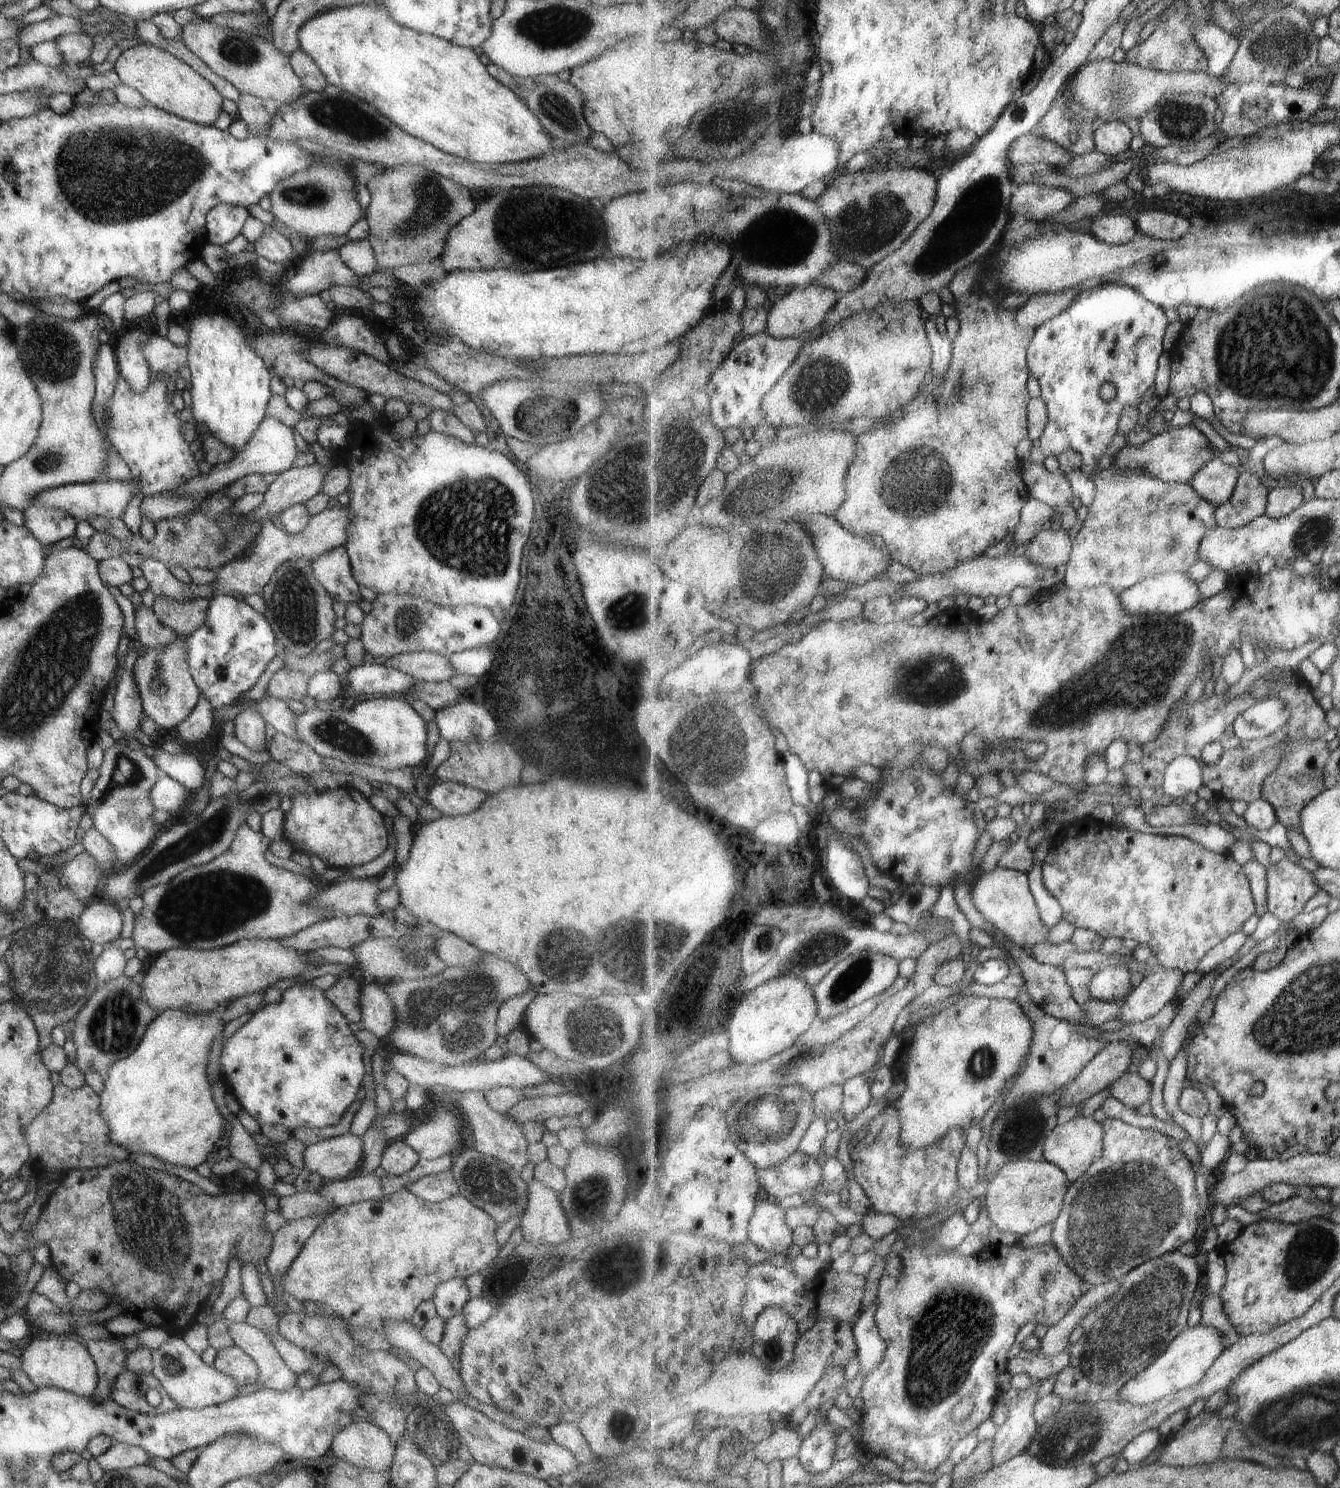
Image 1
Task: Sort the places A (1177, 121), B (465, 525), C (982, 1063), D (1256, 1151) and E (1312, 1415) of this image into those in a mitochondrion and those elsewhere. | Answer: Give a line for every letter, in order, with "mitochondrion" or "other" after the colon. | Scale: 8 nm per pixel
A: mitochondrion
B: mitochondrion
C: mitochondrion
D: other
E: mitochondrion

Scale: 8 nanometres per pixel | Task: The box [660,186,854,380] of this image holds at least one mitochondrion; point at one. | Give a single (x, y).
(783, 238)

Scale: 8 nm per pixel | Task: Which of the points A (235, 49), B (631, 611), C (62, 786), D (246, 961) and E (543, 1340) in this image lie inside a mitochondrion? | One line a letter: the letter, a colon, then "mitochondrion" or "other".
A: mitochondrion
B: mitochondrion
C: other
D: other
E: other

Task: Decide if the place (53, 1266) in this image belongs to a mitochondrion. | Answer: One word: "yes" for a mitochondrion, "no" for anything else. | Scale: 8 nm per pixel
no

